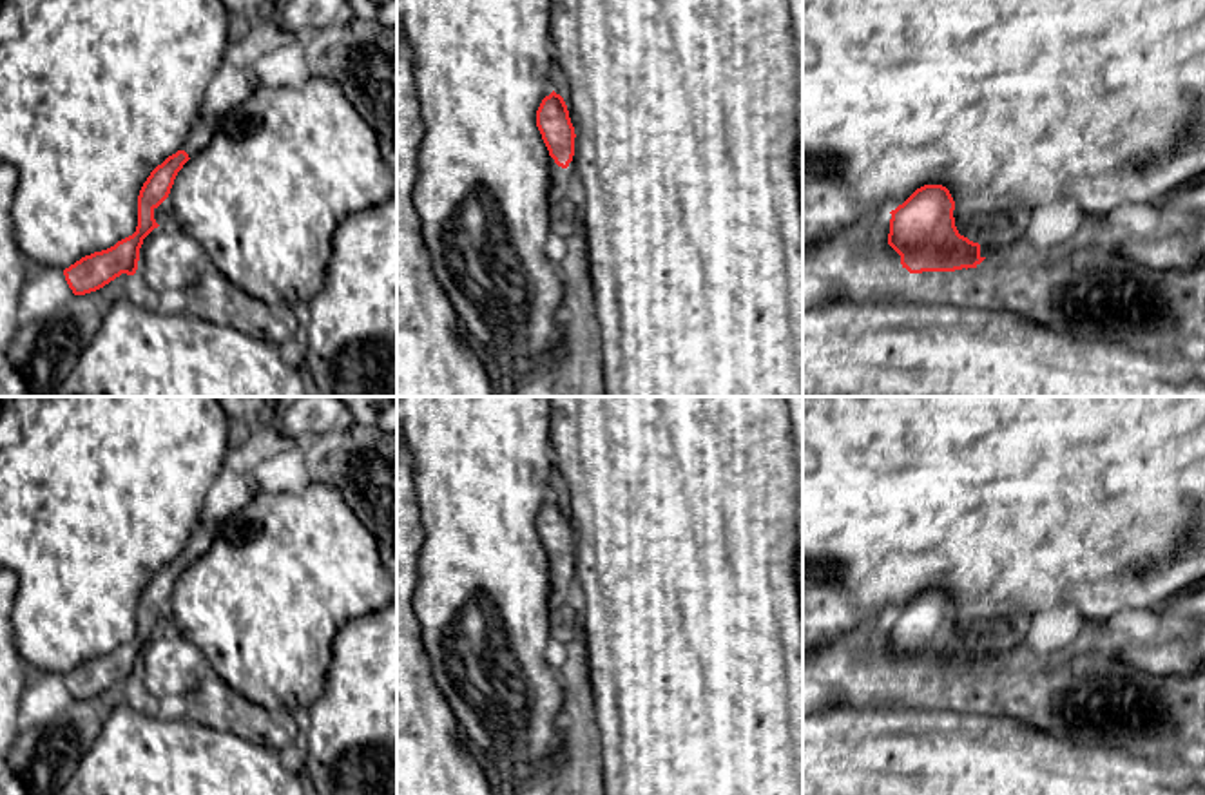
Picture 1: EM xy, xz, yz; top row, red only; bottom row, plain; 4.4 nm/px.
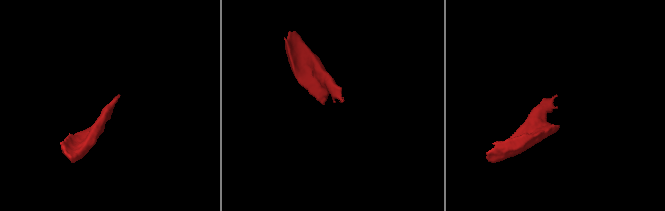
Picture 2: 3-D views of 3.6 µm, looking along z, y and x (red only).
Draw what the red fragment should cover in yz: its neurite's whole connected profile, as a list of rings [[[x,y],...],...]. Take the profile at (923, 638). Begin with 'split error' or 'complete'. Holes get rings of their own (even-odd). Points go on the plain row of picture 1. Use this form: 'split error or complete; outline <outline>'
split error; outline [[[942,590],[917,594],[902,610],[892,616],[888,650],[901,661],[910,679],[955,677],[977,674],[980,647],[1004,636],[995,619],[977,619],[964,641],[955,632],[955,607]]]

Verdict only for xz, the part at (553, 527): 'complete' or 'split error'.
split error

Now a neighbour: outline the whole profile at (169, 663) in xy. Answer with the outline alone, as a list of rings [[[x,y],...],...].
[[[178,632],[154,634],[140,654],[138,675],[156,695],[187,694],[208,674],[203,652]]]

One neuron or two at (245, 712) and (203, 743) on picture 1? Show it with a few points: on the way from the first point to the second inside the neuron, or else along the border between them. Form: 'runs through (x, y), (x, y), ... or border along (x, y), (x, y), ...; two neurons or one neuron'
border along (189, 718), (214, 728), (231, 730), (260, 745); two neurons

